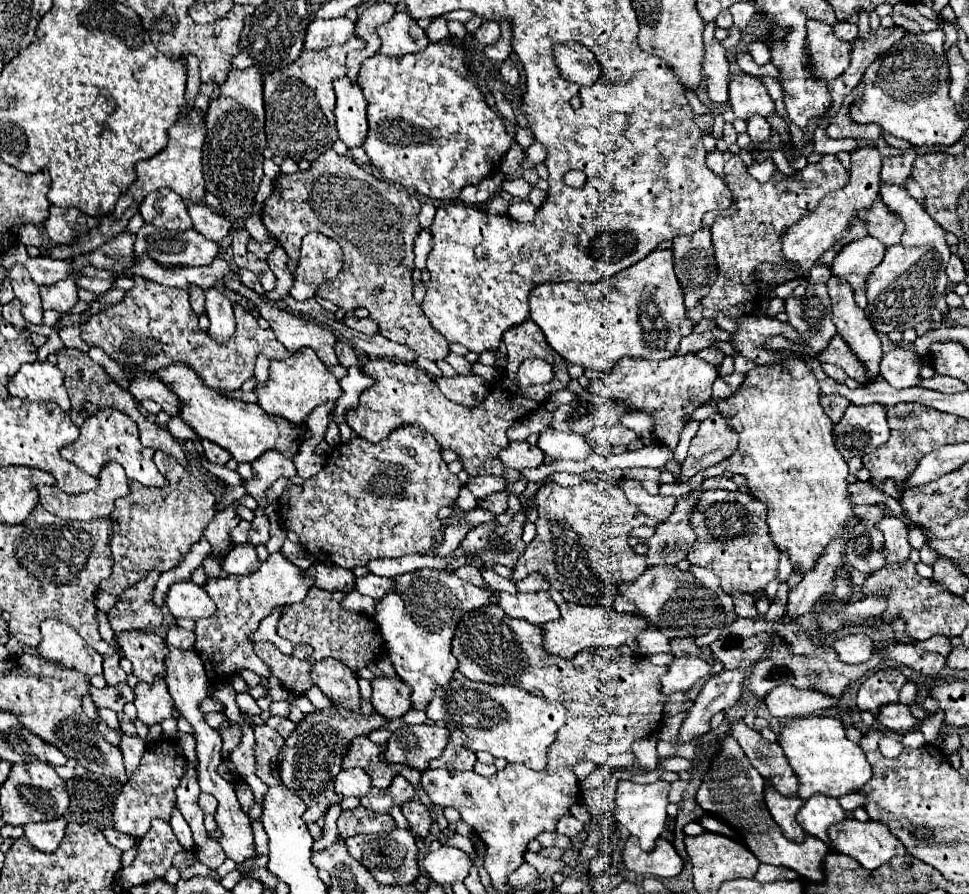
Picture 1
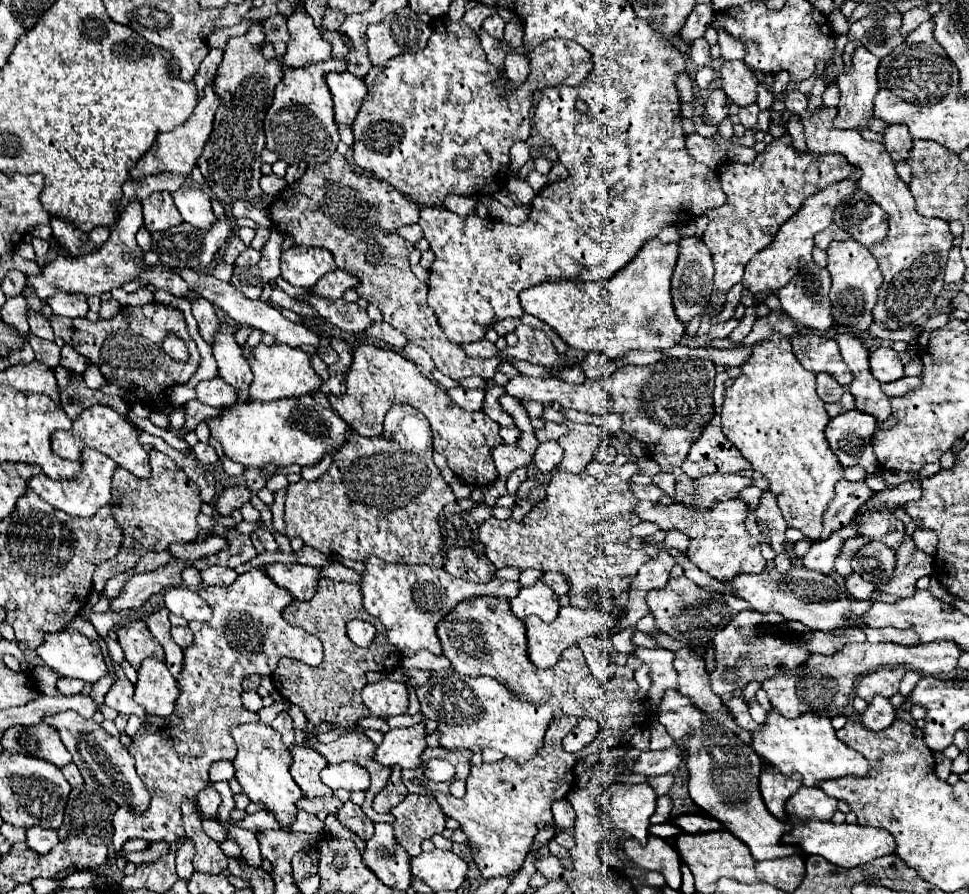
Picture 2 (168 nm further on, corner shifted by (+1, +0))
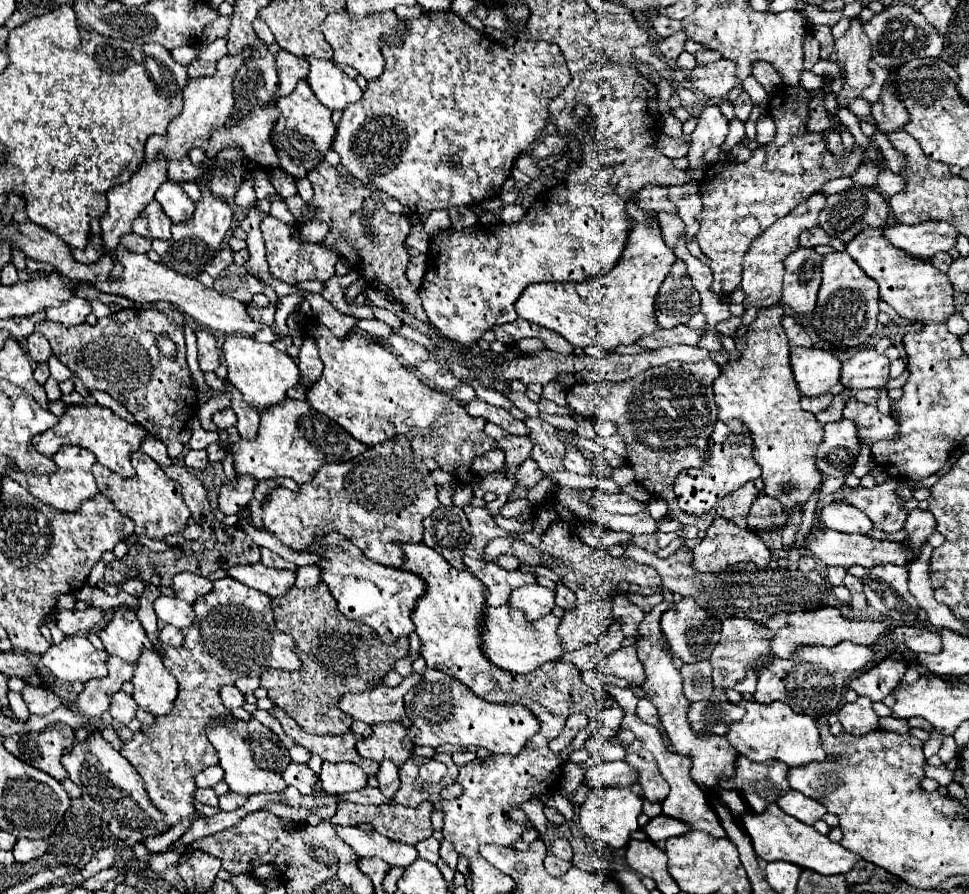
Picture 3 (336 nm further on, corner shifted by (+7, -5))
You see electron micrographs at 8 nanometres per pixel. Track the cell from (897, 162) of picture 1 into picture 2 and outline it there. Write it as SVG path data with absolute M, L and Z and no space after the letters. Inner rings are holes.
M887 126L883 132L883 144L887 148L887 152L891 154L891 160L895 164L903 162L909 158L911 146L913 146L913 138L907 130L907 126Z

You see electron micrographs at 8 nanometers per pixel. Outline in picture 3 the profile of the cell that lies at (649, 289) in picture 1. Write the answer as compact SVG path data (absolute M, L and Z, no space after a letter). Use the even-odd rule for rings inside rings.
M647 213L647 215L651 217L649 223L639 223L639 221L631 219L631 231L629 231L629 239L623 249L623 255L607 275L595 277L595 279L589 279L583 283L559 283L559 281L557 283L535 283L535 285L527 287L521 293L521 297L517 299L515 307L517 307L519 317L563 335L573 347L595 345L605 351L611 351L617 345L633 345L639 337L653 333L657 329L655 309L653 309L655 295L657 295L663 279L671 271L671 265L675 263L677 257L665 245L663 237L661 237L661 229L659 229L657 221L653 219L653 213Z

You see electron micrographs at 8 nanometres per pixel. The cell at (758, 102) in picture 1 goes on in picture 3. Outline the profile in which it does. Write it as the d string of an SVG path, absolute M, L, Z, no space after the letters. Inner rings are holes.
M719 59L707 65L697 65L687 77L687 81L693 85L693 89L701 91L703 95L723 99L737 83L735 63L727 59Z

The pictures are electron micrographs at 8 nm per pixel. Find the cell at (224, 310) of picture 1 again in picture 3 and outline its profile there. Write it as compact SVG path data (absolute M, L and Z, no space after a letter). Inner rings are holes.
M225 381L227 393L231 393L231 409L237 415L237 431L243 439L255 441L257 437L257 429L259 429L259 411L247 403L243 403L243 399L239 399L239 393L235 391L235 387L231 387L231 383Z

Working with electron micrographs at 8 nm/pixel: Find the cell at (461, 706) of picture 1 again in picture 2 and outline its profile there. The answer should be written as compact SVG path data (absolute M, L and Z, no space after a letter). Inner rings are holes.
M451 668L433 672L429 682L419 688L417 698L425 718L439 722L441 746L449 750L469 750L473 746L493 748L517 764L529 762L543 748L545 730L553 718L547 704L517 698L501 682L489 676L471 678L457 674Z

